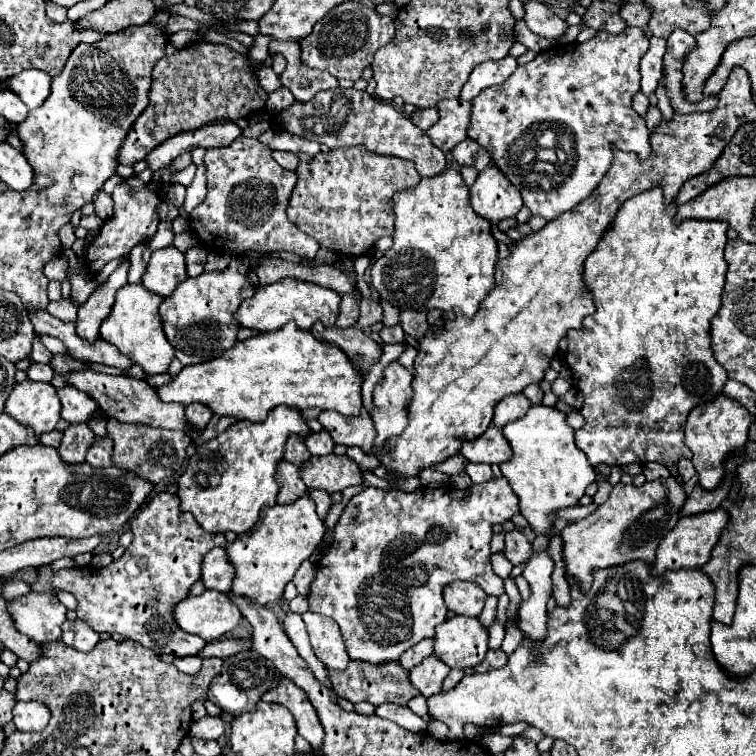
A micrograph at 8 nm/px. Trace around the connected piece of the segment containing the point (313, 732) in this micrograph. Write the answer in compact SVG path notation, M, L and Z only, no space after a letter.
M282 678L280 686L268 690L268 694L264 694L262 700L286 706L296 720L298 734L302 738L306 738L314 748L322 746L324 730L322 730L322 724L318 720L318 714L316 714L314 706L310 704L308 696L304 694L304 690L300 690L290 678Z

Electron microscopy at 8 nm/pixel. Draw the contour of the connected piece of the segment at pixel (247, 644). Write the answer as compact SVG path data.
M240 638L240 640L216 640L206 644L206 648L198 654L200 658L208 658L208 656L218 656L218 658L228 658L234 656L236 652L242 650L250 650L252 648L252 640L250 638Z

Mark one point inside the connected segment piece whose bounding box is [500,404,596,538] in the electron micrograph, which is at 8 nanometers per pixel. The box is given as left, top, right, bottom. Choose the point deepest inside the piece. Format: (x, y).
(548, 472)

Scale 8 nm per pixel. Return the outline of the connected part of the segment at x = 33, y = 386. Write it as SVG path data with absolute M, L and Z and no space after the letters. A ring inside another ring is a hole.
M24 380L10 392L4 412L20 424L34 428L34 434L40 436L56 428L60 420L60 400L50 382Z

